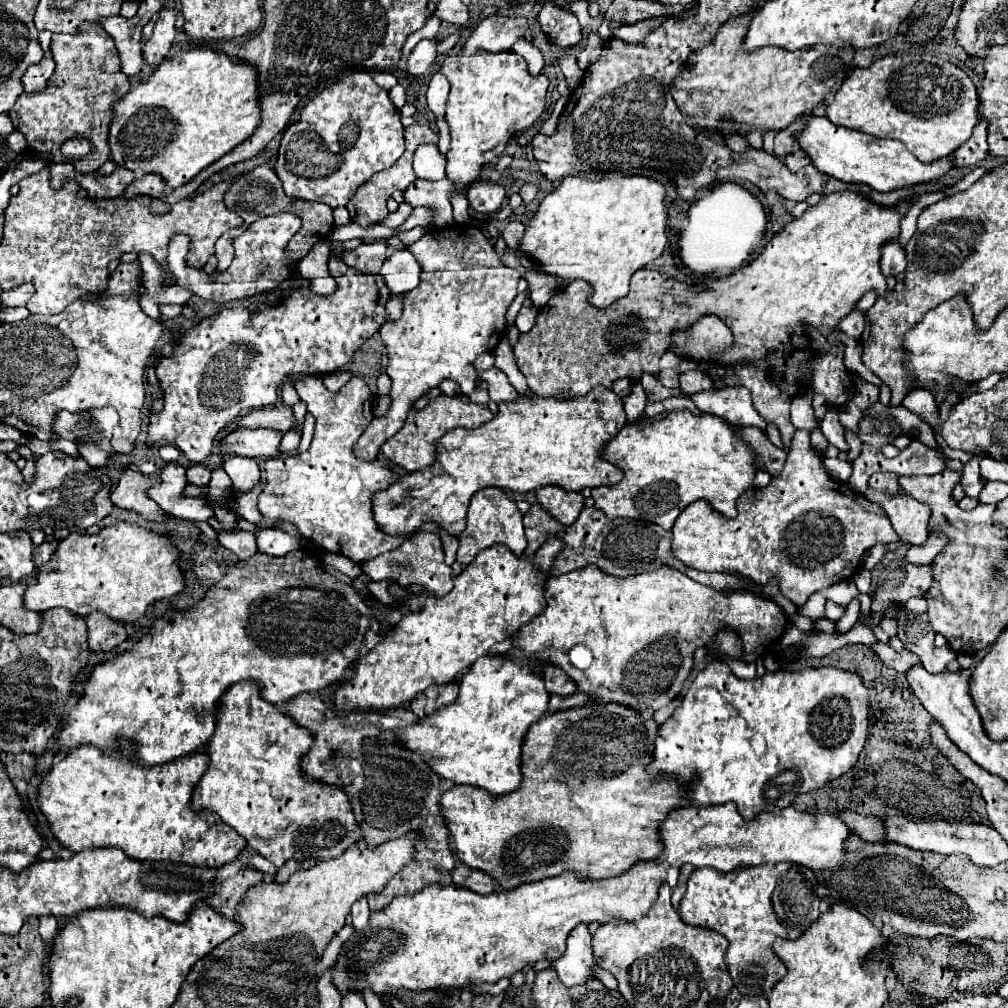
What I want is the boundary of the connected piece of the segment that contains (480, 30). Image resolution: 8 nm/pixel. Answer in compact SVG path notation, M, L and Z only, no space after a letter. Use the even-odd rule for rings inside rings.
M491 15L483 19L469 35L467 43L461 47L461 55L471 57L479 51L505 51L511 49L513 43L525 35L525 29L529 27L529 21L525 17L501 17Z

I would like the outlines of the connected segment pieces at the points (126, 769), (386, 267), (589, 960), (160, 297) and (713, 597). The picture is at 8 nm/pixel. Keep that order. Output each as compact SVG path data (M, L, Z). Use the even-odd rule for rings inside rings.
M119 739L113 749L101 749L95 745L79 745L65 759L61 759L41 781L39 807L45 813L53 835L71 851L119 847L137 861L171 861L185 865L201 865L203 869L217 869L233 861L245 847L247 841L223 823L209 823L205 813L197 813L191 807L191 793L199 777L209 767L205 751L183 755L165 765L143 767L133 759L133 745L129 739Z
M397 249L391 257L385 259L379 271L391 291L391 295L401 295L419 285L419 277L423 273L419 261L413 257L409 249Z
M577 925L573 933L569 933L567 939L567 951L561 959L557 961L542 960L541 963L533 965L533 971L542 971L549 967L557 969L557 975L565 987L573 985L583 985L585 981L593 981L595 973L593 967L597 967L597 961L593 957L593 947L591 947L591 933L587 925Z
M140 253L138 259L143 271L142 283L145 295L141 297L143 311L151 317L157 317L157 307L167 304L184 305L193 296L188 289L177 285L165 285L164 271L149 253Z
M589 565L579 571L549 577L545 583L545 599L545 611L519 629L513 645L565 671L581 691L595 693L597 703L621 703L639 713L657 711L681 693L681 685L693 667L693 653L709 645L719 627L733 627L739 633L743 639L743 661L747 663L763 655L787 629L785 613L775 601L757 597L757 593L717 593L709 589L709 585L697 585L669 565L629 577L607 577L607 573Z

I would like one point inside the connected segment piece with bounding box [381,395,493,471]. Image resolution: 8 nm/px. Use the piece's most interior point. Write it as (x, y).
(414, 447)

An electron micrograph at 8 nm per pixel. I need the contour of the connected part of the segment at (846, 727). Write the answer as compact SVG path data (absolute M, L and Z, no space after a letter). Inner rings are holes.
M721 659L711 661L703 671L699 671L699 675L695 677L695 681L691 683L691 687L687 689L685 697L683 697L683 705L659 727L657 739L655 739L655 751L653 751L653 761L649 765L649 773L657 775L657 773L669 773L673 777L677 777L685 787L687 787L687 799L693 805L719 805L719 803L727 803L733 801L739 809L739 813L745 817L745 821L753 819L759 811L769 811L773 807L787 807L793 803L793 799L801 793L813 791L823 787L825 783L841 777L843 773L847 773L859 759L861 749L865 747L867 741L867 725L869 725L869 691L863 685L863 679L857 673L845 671L845 669L837 669L837 667L817 667L817 669L803 669L803 671L787 671L787 669L779 669L773 673L765 673L763 677L755 677L755 679L739 679L731 673L729 665ZM693 775L699 777L697 783L691 783Z

